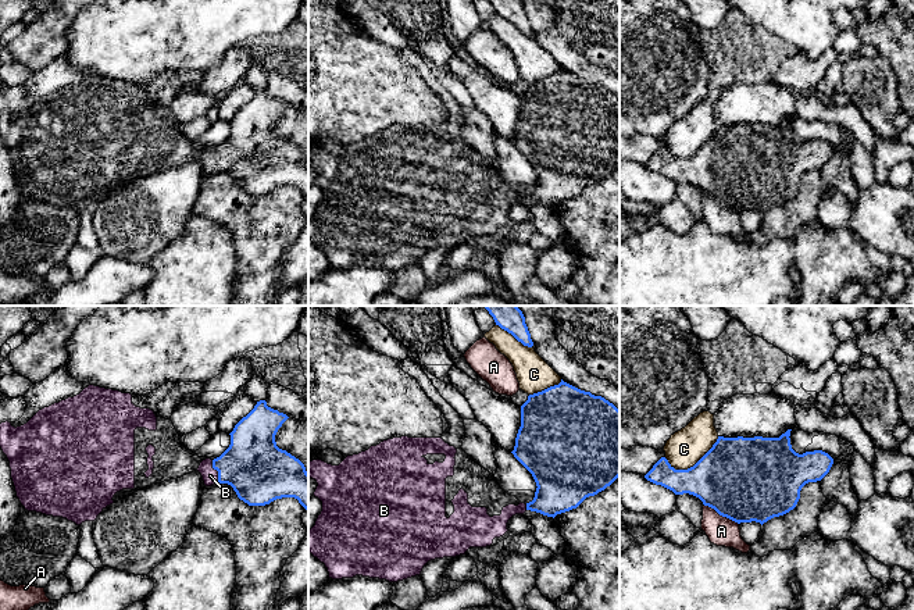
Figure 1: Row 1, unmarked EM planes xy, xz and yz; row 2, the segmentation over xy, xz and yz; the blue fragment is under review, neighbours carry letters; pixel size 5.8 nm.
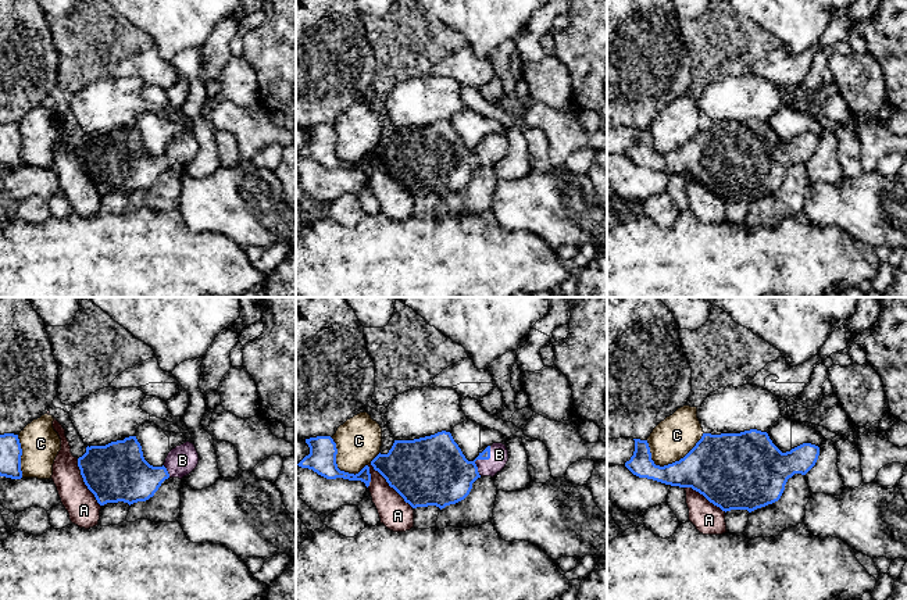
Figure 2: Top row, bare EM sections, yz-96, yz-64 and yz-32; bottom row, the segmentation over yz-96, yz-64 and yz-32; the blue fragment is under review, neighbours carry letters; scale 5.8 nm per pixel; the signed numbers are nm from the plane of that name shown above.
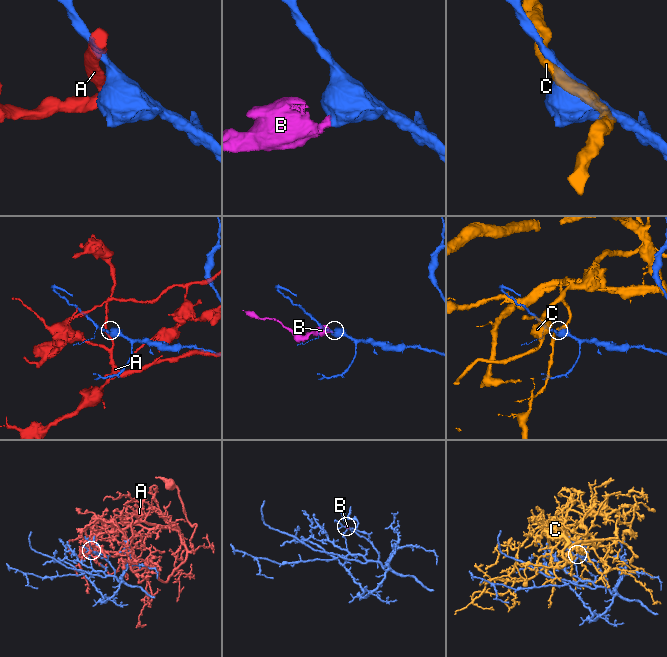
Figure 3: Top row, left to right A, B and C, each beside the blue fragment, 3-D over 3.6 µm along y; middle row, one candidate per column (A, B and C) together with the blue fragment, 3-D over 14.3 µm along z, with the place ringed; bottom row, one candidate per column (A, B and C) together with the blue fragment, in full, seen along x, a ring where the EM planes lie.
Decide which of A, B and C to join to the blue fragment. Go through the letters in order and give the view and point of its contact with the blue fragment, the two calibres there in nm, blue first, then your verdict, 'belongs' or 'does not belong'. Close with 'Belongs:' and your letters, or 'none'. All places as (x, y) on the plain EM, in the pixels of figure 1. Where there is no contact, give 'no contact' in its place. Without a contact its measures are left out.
A: contact yz (721, 203); calibres 480 and 170 nm; does not belong
B: contact xy (217, 159); calibres 360 and 90 nm; belongs
C: contact yz (693, 154); calibres 440 and 220 nm; does not belong
Belongs: B

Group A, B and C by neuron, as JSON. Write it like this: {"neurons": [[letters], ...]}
{"neurons": [["A"], ["B"], ["C"]]}

